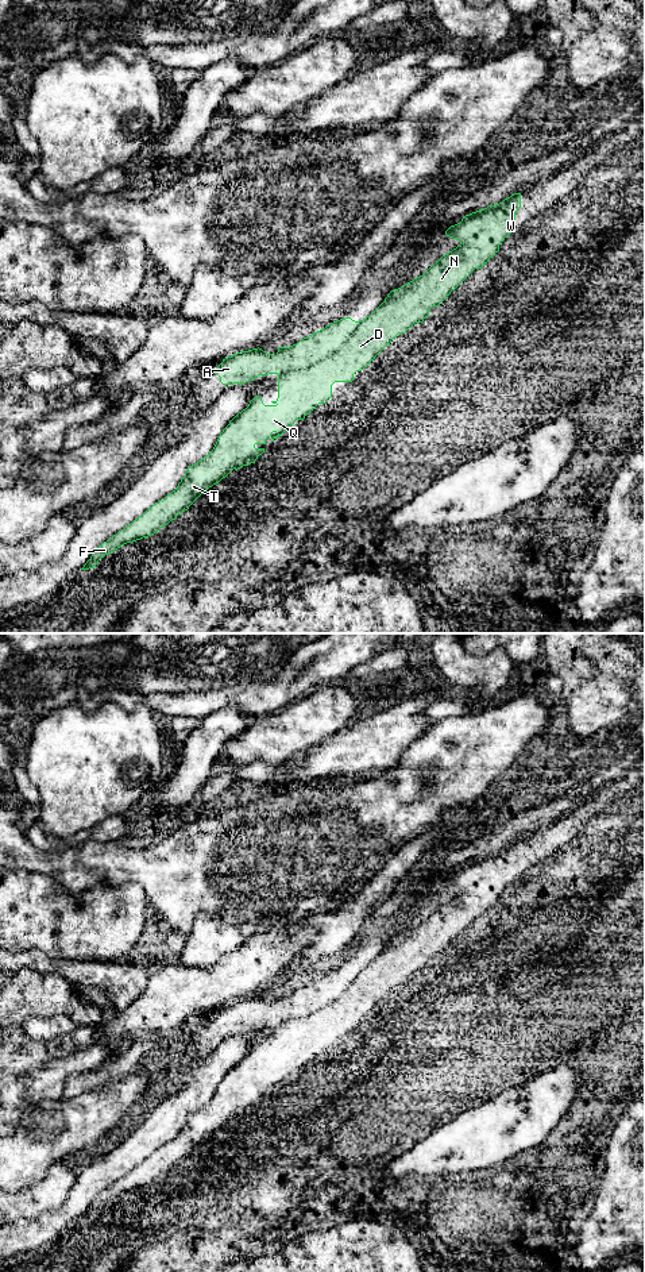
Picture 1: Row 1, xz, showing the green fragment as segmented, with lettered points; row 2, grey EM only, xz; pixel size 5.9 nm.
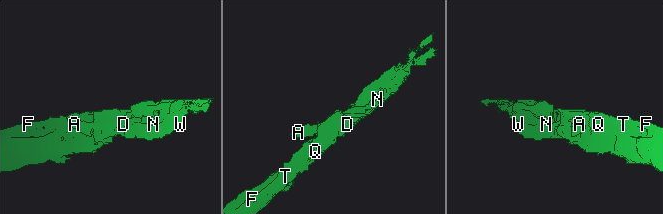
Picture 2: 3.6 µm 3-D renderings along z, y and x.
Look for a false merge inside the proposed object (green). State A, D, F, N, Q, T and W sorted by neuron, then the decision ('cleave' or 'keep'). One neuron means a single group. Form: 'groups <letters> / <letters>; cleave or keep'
groups A / D F N Q T W; cleave

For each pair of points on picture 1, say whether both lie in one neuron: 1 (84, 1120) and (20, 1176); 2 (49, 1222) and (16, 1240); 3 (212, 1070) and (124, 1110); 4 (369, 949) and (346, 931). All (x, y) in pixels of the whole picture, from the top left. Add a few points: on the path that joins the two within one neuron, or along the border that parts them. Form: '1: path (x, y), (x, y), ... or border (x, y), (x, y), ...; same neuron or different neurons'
1: path (68, 1133), (37, 1160); same neuron
2: path (41, 1230), (24, 1234); same neuron
3: border (159, 1079), (157, 1083), (159, 1095), (143, 1113); different neurons
4: border (365, 921), (359, 931); different neurons

